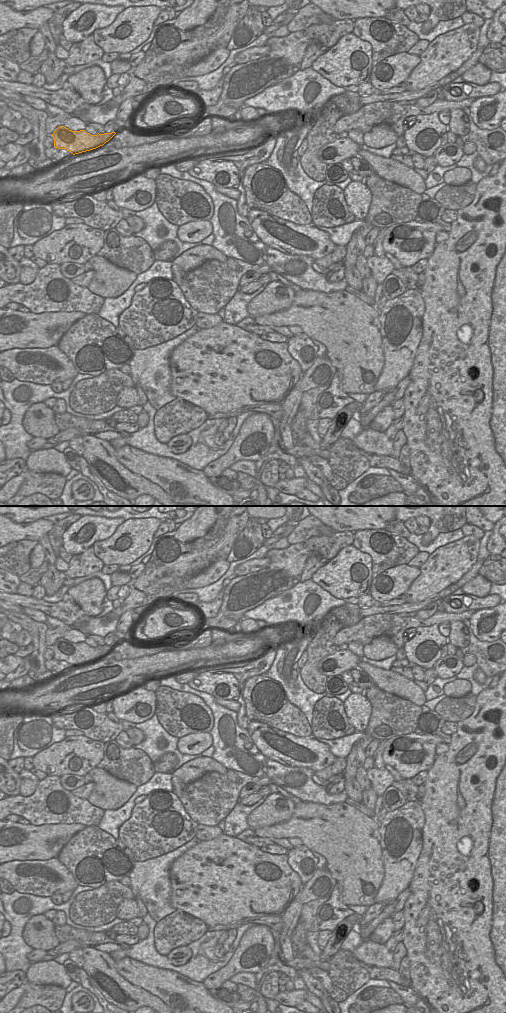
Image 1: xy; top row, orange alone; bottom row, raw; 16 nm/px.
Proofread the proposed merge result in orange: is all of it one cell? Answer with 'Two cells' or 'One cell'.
One cell

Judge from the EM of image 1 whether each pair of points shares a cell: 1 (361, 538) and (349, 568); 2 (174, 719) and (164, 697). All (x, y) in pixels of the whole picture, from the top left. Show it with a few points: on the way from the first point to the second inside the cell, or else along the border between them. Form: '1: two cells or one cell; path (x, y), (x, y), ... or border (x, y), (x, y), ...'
1: two cells; border (352, 544), (370, 556), (371, 568)
2: one cell; path (174, 714), (174, 709), (169, 702)

